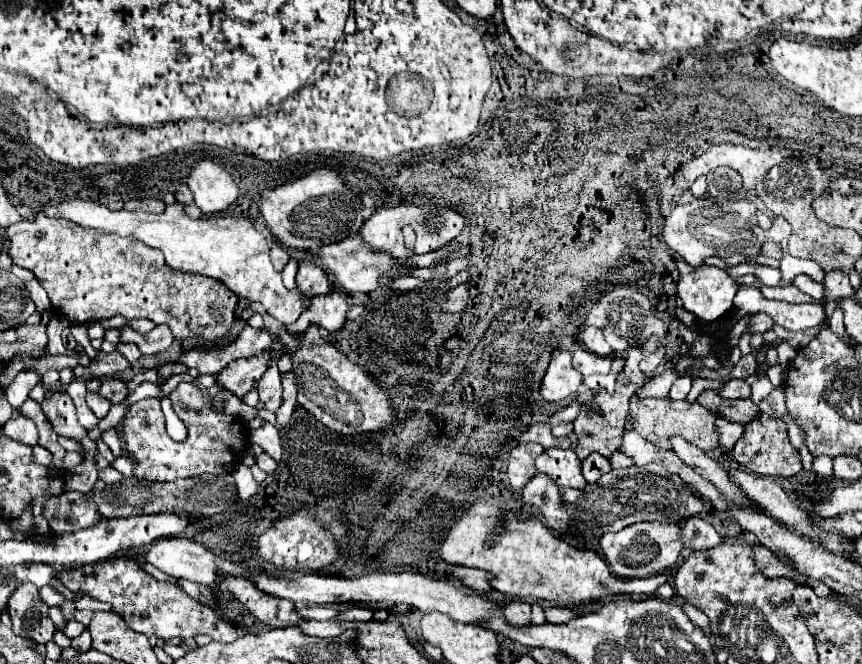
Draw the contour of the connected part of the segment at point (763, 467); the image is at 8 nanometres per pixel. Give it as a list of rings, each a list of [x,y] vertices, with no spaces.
[[[760,417],[752,419],[746,425],[744,435],[734,445],[732,455],[746,469],[750,469],[754,473],[762,473],[762,475],[782,475],[784,477],[784,475],[794,475],[802,469],[800,455],[788,441],[786,423],[780,419],[760,419]]]

